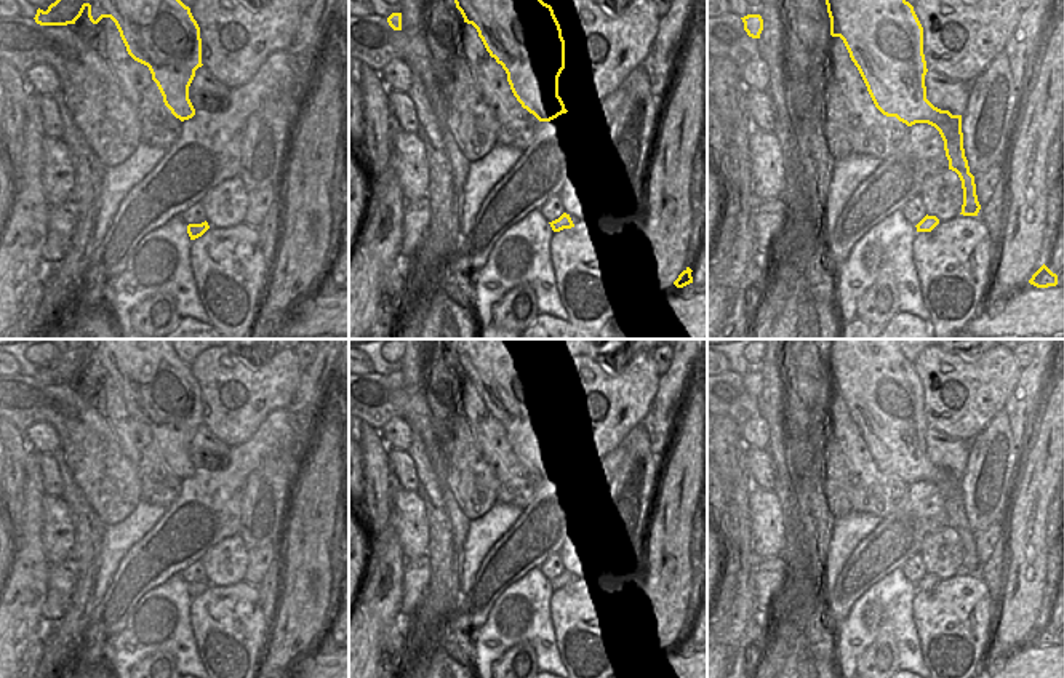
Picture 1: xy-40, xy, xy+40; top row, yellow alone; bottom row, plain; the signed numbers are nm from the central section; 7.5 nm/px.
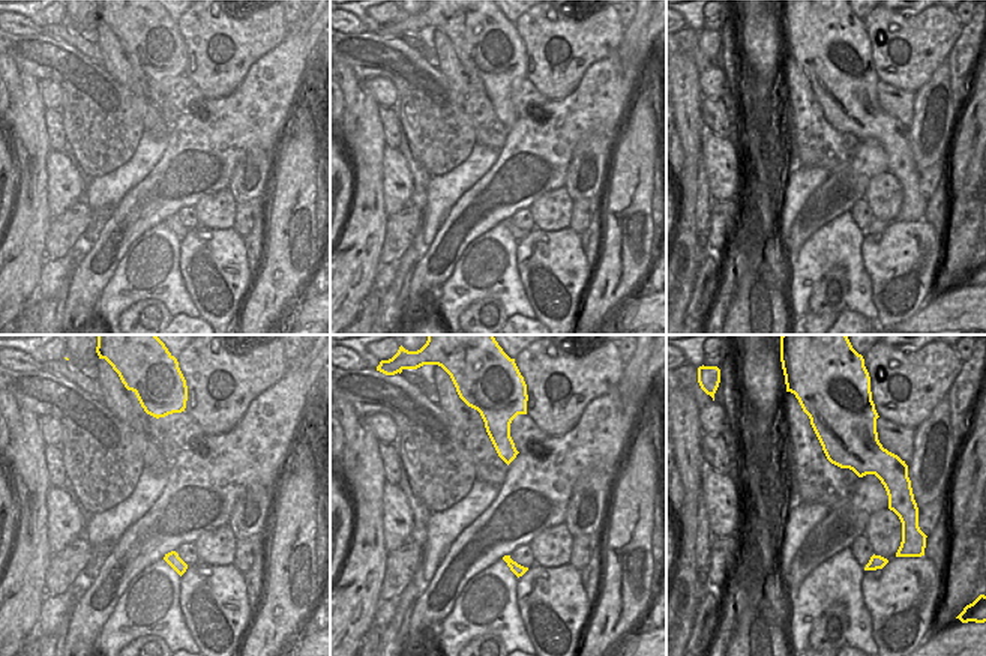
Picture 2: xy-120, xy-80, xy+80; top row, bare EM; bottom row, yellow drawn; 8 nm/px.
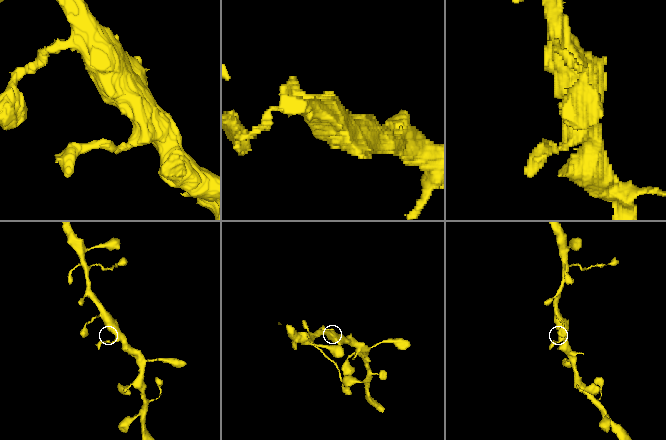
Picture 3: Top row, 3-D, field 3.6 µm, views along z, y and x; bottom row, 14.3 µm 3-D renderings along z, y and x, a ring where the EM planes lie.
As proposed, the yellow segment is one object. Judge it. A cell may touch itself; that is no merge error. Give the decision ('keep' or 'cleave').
keep

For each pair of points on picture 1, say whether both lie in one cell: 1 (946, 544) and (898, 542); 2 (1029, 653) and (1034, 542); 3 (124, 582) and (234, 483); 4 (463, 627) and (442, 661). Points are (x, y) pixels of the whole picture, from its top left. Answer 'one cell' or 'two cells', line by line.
1: two cells
2: two cells
3: one cell
4: two cells

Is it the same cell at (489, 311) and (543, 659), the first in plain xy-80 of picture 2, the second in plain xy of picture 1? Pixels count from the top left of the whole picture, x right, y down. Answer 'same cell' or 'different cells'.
different cells

